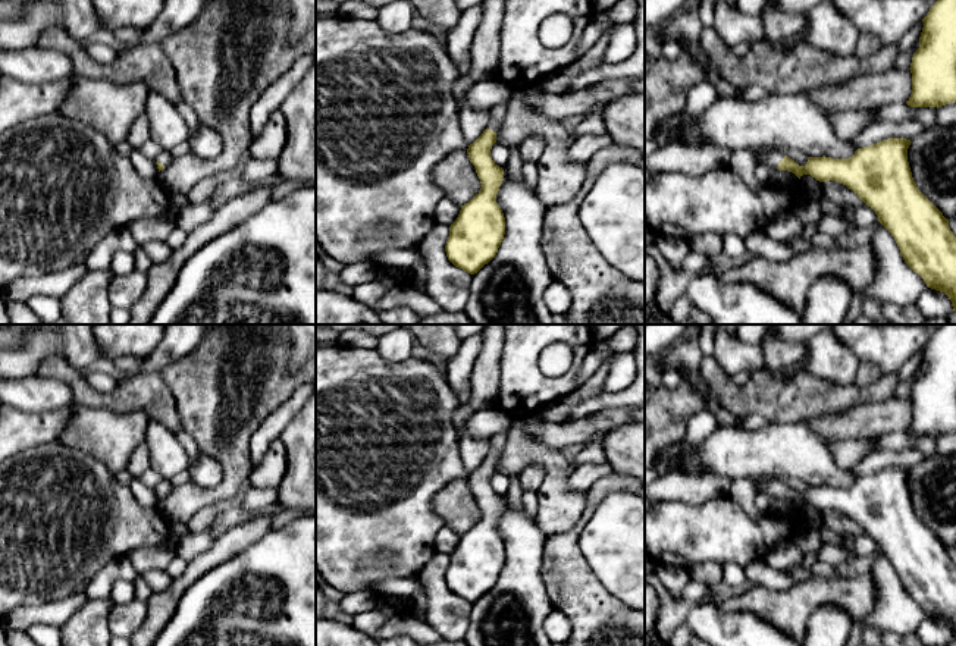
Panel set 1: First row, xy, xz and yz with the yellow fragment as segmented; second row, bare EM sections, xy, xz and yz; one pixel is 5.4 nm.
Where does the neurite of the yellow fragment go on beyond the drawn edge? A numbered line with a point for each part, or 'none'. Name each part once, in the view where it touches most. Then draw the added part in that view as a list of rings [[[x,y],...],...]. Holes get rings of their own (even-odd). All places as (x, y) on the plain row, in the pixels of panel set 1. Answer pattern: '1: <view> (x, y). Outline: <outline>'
1: yz (773, 488). Outline: [[[774,480],[768,483],[759,483],[758,484],[758,493],[769,493],[774,498],[778,496],[778,492],[784,487],[783,482]]]

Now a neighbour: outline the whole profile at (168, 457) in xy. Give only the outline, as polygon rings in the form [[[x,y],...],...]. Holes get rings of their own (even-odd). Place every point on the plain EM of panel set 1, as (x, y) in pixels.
[[[150,420],[145,443],[150,449],[150,468],[163,479],[170,480],[178,473],[188,470],[191,461],[187,451],[176,439],[175,432],[164,424]]]

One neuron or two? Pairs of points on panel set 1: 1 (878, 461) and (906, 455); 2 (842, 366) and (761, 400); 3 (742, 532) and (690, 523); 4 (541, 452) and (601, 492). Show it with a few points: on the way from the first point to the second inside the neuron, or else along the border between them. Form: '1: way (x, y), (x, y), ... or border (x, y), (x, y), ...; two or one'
1: way (886, 458), (899, 458); one
2: border (805, 369), (831, 382), (851, 383); two
3: way (729, 532), (704, 532); one
4: border (586, 494), (583, 513), (573, 526); two

